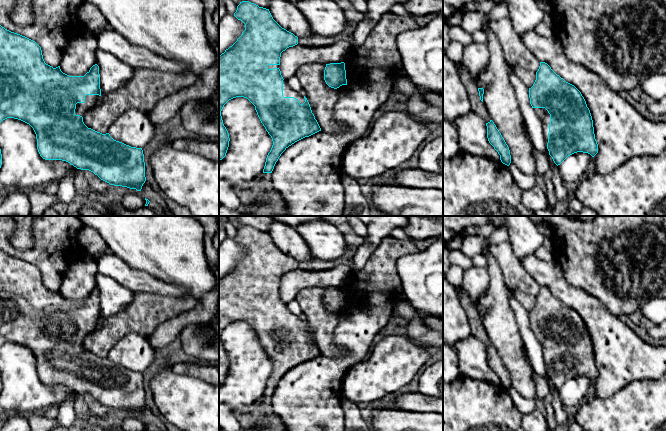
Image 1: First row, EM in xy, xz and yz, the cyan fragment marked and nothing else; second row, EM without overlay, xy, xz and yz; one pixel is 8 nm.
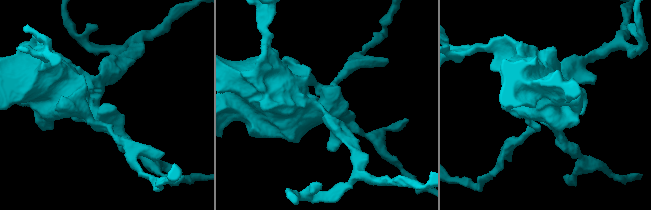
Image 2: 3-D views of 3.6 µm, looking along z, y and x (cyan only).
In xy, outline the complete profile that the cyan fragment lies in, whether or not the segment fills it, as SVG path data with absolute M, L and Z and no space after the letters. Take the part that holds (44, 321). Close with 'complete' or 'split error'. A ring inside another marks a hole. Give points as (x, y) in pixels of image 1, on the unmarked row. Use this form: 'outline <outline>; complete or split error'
outline M0 249L0 347L7 342L14 342L29 348L36 358L38 376L45 384L66 385L77 393L93 396L110 409L141 415L146 405L142 372L116 365L109 357L97 356L83 346L83 341L96 330L100 320L100 298L97 288L84 300L69 300L61 295L60 290L53 292L45 287L41 271L35 265Z; split error

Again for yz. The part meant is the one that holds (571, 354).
outline M540 286L536 304L529 312L530 328L542 347L544 365L554 387L560 389L568 380L583 376L594 381L598 377L593 344L581 316L557 299L551 291Z; split error

